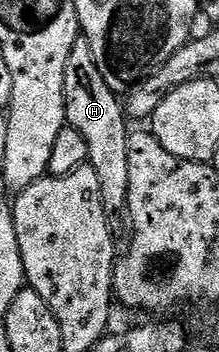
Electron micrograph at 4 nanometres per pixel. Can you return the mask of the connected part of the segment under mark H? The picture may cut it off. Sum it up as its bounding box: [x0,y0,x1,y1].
[66,38,130,217]

